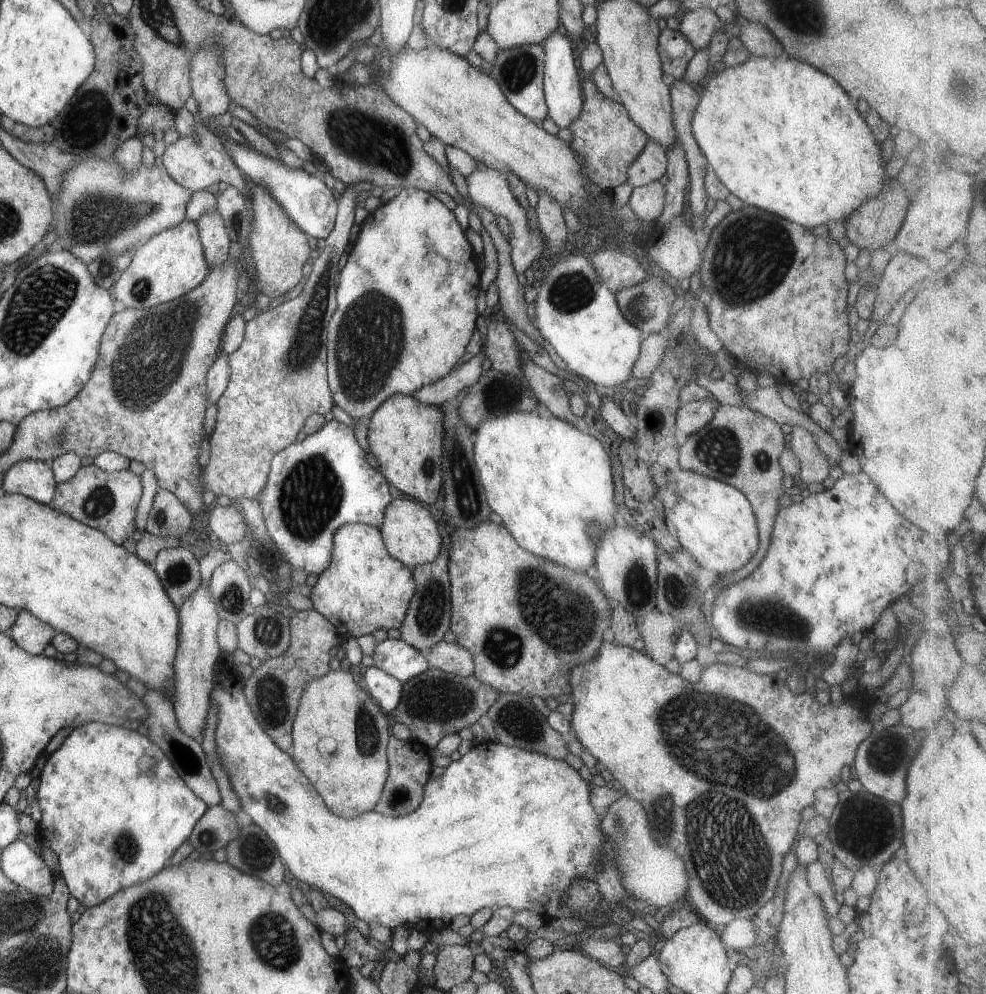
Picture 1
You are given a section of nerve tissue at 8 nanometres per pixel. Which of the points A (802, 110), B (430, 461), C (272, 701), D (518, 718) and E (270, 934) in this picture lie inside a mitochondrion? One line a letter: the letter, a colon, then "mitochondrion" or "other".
A: other
B: mitochondrion
C: mitochondrion
D: mitochondrion
E: mitochondrion

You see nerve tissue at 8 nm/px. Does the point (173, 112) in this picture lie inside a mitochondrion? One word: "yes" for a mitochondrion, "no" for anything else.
no

